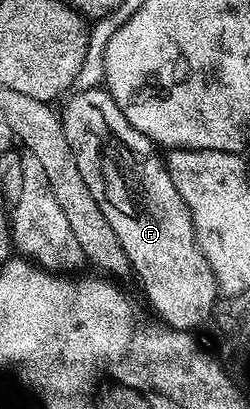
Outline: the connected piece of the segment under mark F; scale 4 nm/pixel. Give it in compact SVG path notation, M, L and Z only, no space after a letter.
M81 89L76 92L61 111L60 117L68 144L75 153L80 175L84 176L88 191L92 192L100 211L119 237L127 260L130 261L130 270L138 273L138 282L151 308L159 314L155 315L175 330L196 330L209 318L210 313L211 316L215 313L220 291L212 268L198 247L190 209L184 204L180 192L176 192L176 184L172 184L172 176L166 171L163 155L158 155L155 143L128 122L124 112L120 112L105 89Z

